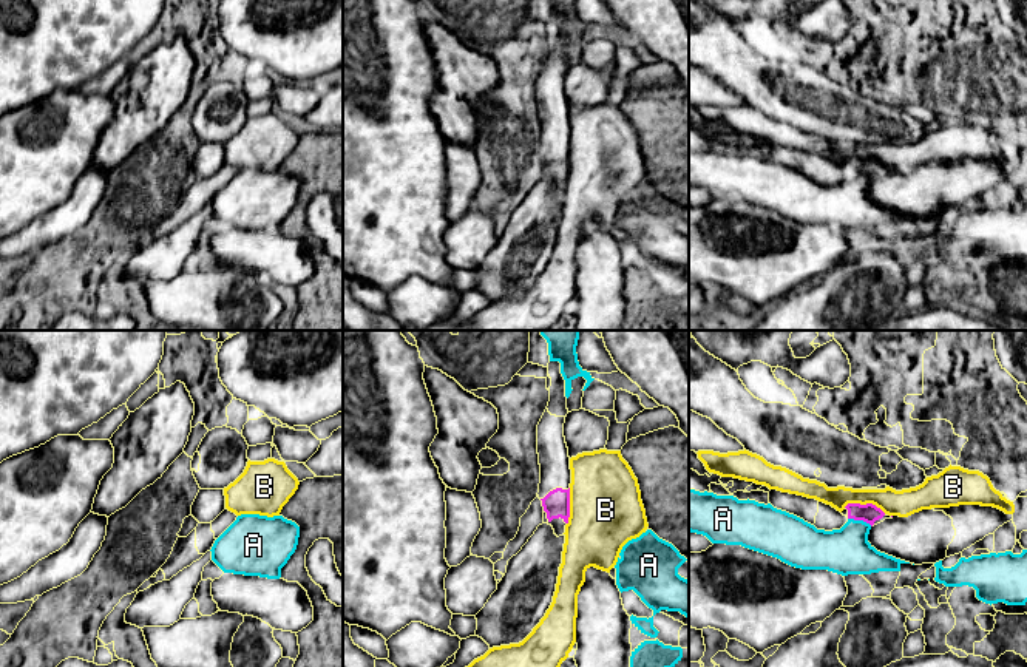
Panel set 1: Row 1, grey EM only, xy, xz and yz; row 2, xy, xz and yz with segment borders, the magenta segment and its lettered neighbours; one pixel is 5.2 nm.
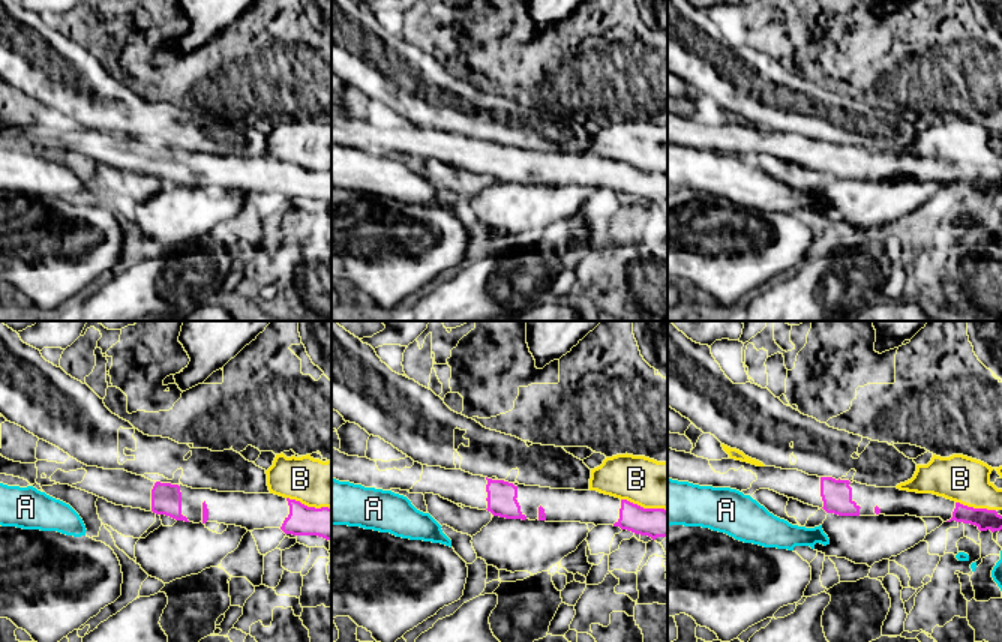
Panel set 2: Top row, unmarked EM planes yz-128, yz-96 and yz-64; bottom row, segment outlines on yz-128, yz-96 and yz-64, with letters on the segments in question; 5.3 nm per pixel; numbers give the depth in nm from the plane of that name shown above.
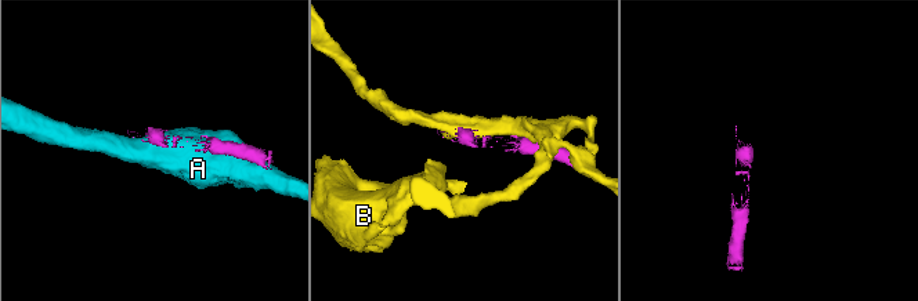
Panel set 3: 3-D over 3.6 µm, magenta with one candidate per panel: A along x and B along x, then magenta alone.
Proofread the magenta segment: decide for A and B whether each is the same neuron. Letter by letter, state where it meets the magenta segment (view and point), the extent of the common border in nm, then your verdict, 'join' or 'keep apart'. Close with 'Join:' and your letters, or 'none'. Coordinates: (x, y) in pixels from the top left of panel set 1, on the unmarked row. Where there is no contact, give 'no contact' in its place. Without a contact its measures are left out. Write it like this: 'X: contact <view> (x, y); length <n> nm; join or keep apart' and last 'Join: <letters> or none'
A: contact yz (860, 173); length 130 nm; keep apart
B: contact yz (867, 158); length 220 nm; keep apart
Join: none

